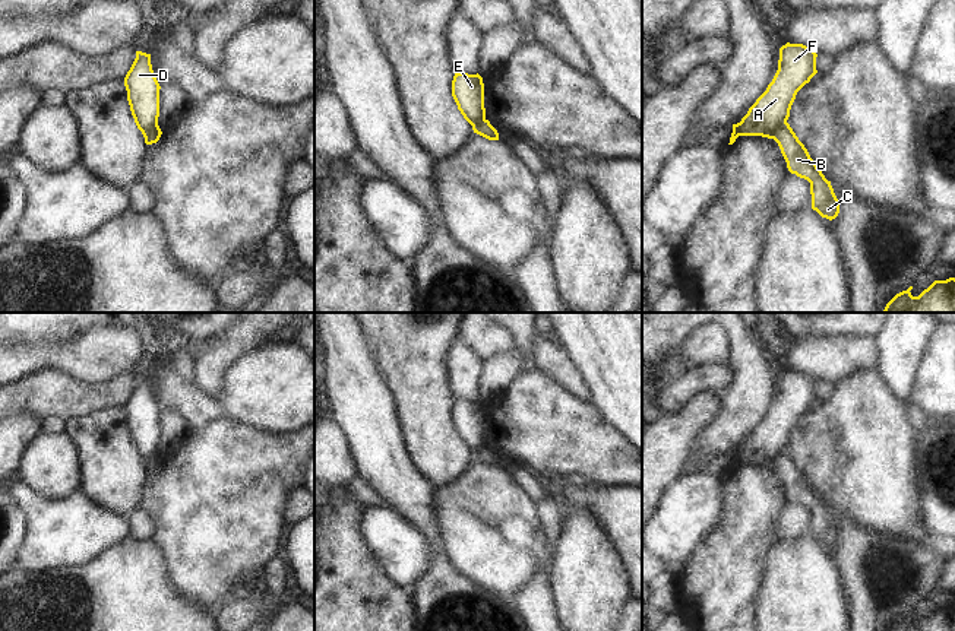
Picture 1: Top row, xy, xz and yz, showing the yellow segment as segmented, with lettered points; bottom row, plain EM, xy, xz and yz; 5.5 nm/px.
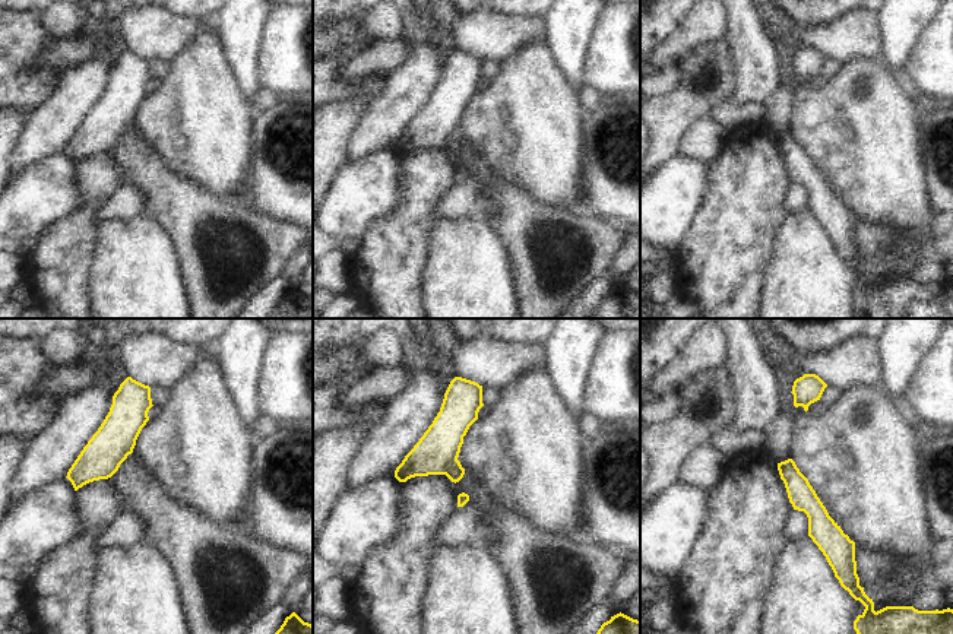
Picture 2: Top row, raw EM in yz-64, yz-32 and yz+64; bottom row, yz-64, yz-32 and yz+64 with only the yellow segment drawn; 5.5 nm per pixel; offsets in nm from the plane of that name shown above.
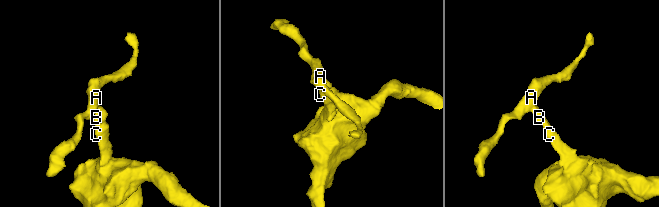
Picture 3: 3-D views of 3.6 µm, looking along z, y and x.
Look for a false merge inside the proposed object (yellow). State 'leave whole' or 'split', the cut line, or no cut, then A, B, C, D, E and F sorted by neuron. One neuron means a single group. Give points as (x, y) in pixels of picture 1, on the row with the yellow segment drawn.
split | yz (786, 121), (775, 130), (772, 138) | A D E F / B C

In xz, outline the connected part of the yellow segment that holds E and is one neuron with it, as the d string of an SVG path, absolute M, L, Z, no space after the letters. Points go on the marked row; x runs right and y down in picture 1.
M455 73L452 80L452 96L458 110L471 126L486 118L484 83L478 73Z

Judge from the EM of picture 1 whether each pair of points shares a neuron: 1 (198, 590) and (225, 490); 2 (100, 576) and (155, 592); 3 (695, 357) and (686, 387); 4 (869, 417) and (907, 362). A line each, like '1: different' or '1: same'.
1: same
2: same
3: different
4: different

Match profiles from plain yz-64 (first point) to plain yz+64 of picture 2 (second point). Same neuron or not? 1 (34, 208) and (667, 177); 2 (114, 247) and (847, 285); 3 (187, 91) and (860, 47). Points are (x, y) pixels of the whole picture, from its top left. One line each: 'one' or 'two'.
1: one
2: one
3: two

